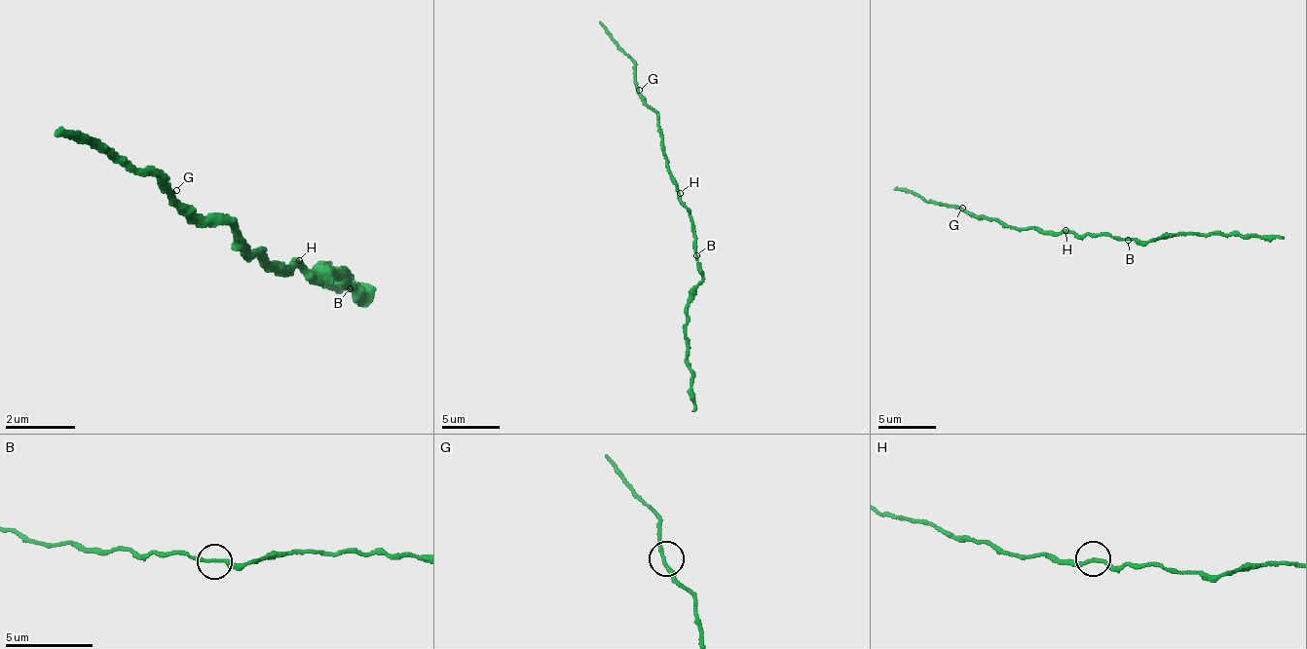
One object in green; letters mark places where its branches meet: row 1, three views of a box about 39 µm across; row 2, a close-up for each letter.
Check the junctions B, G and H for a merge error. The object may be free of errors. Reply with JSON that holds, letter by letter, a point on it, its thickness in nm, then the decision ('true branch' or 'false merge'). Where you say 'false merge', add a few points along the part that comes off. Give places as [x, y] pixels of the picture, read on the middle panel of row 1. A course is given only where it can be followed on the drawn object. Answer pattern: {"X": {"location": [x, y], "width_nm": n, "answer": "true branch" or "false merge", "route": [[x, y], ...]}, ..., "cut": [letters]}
{"B": {"location": [696, 255], "width_nm": 200, "answer": "true branch"}, "G": {"location": [639, 90], "width_nm": 200, "answer": "true branch"}, "H": {"location": [680, 193], "width_nm": 200, "answer": "true branch"}, "cut": []}

